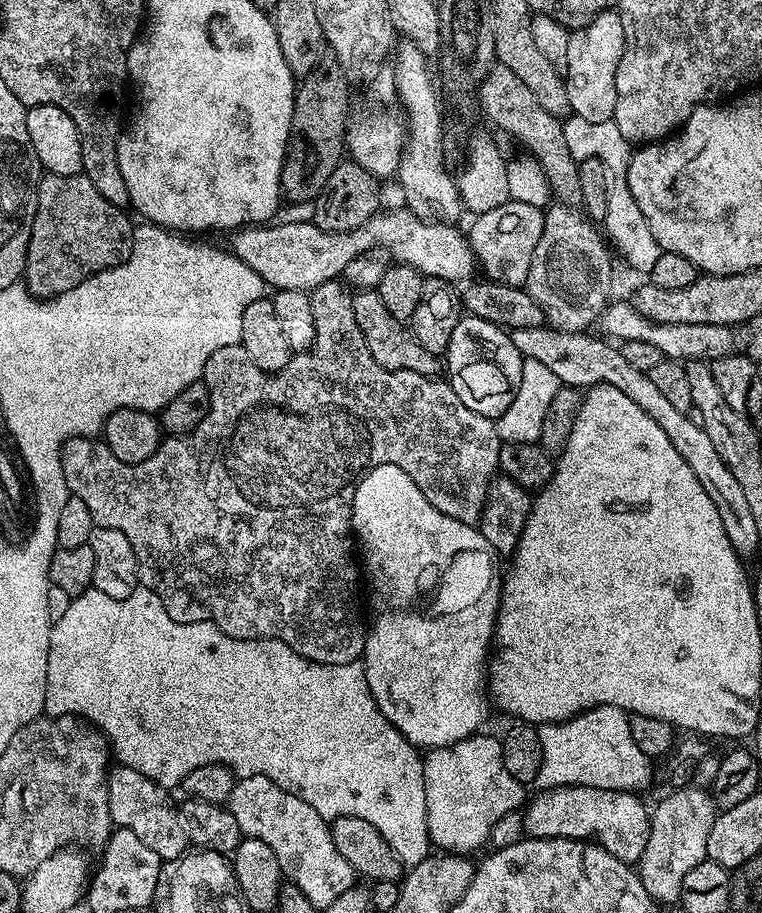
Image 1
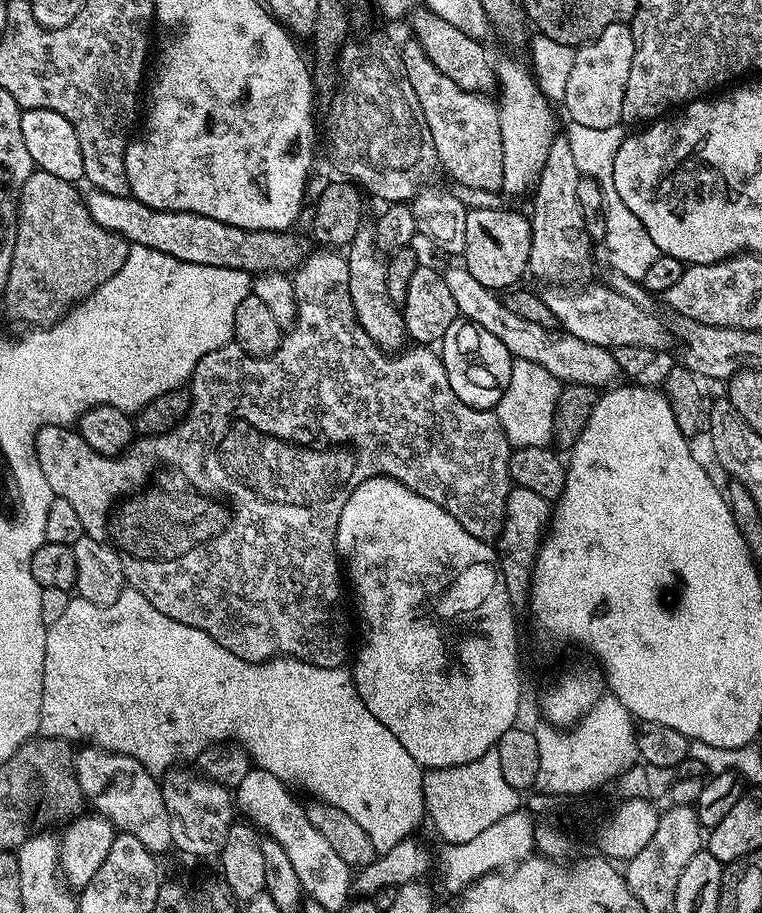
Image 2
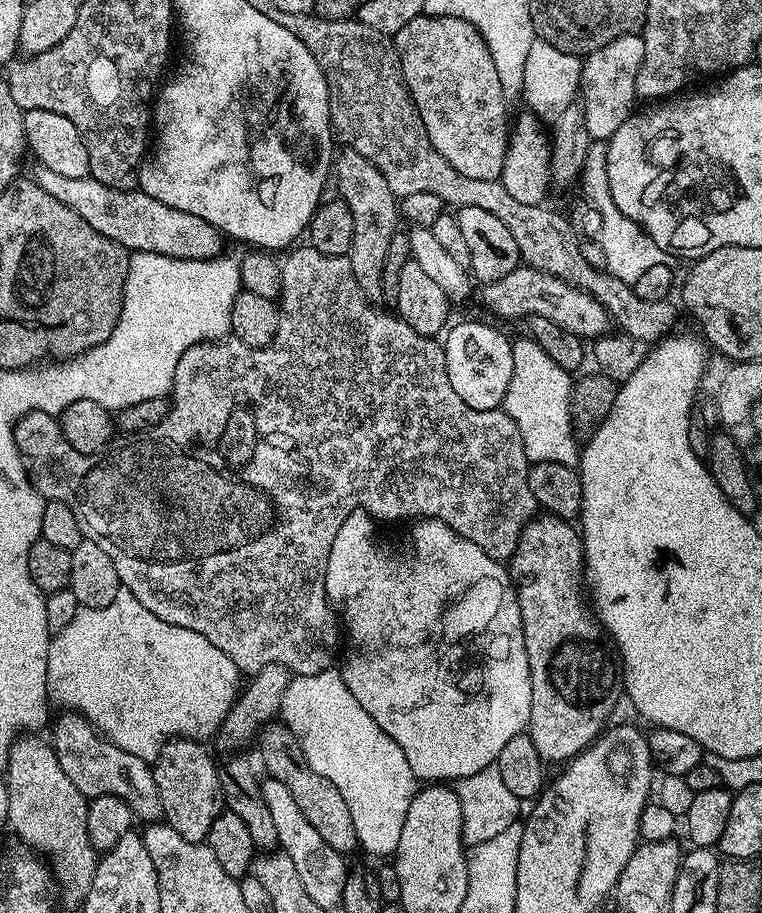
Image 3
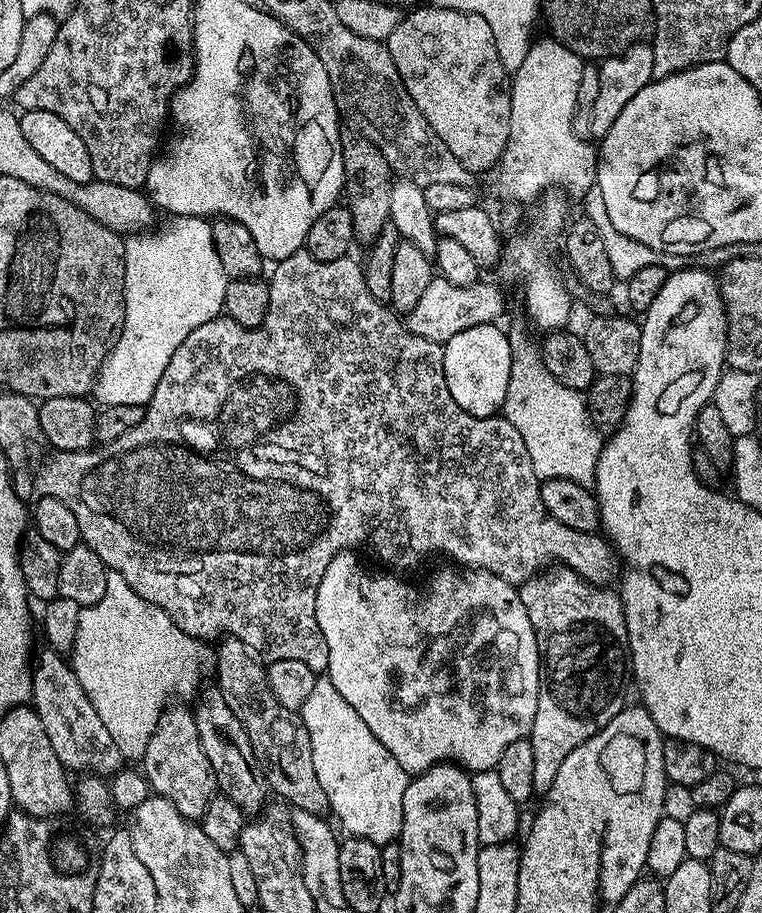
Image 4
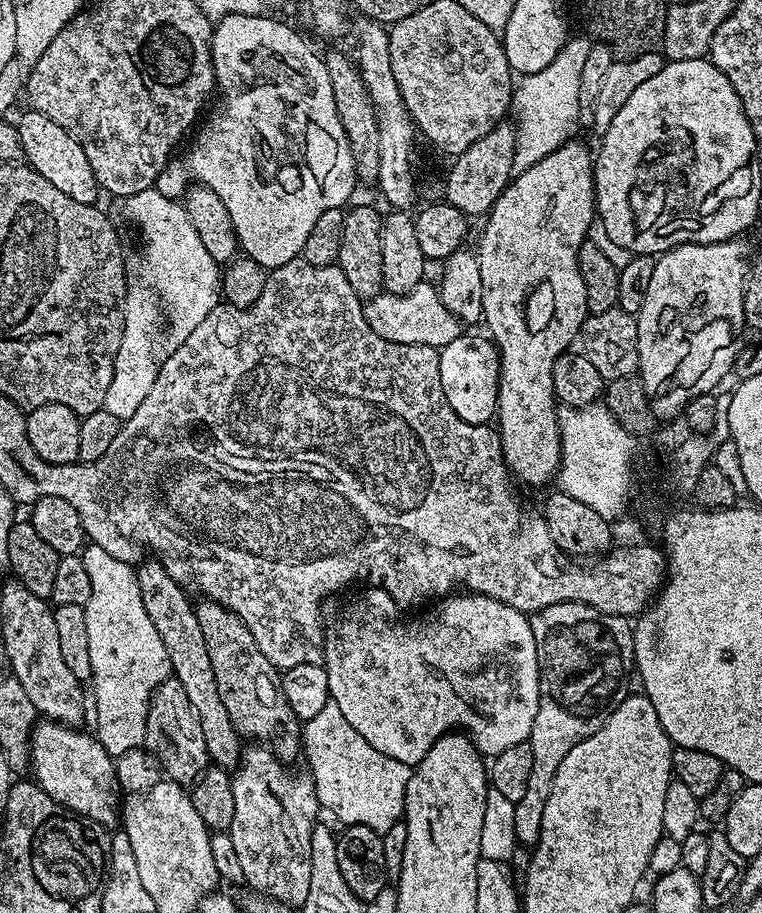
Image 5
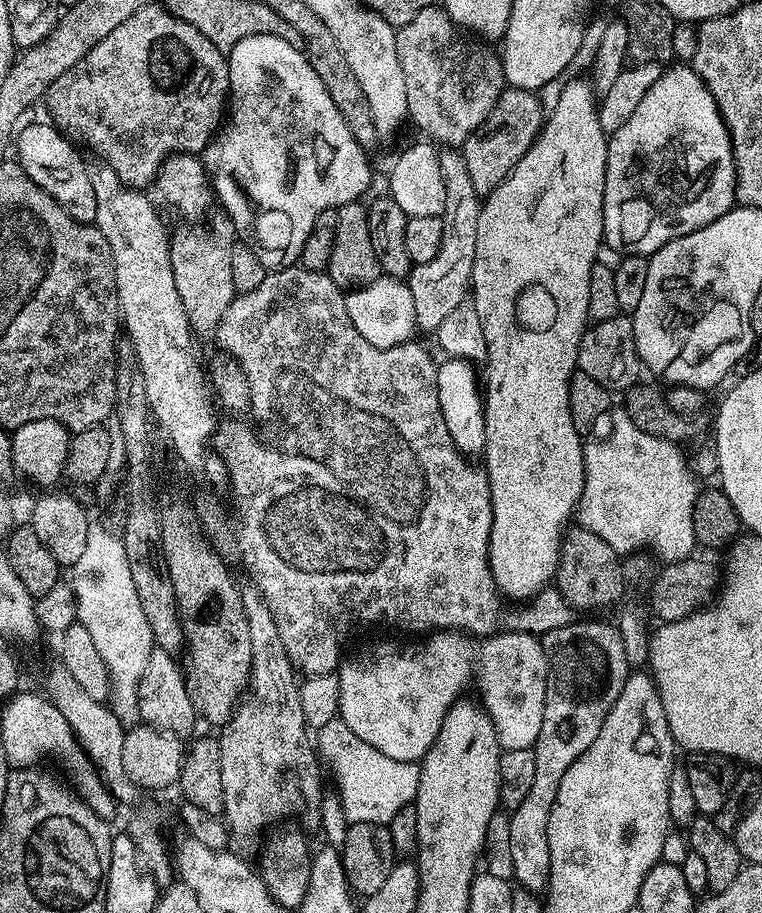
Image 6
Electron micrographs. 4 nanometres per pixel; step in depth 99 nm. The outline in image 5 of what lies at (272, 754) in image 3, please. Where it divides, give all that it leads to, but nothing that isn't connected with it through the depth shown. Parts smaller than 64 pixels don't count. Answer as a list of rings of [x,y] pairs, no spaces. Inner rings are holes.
[[[205,599],[204,604],[195,605],[198,626],[202,626],[202,638],[206,638],[206,654],[210,654],[210,666],[214,666],[214,679],[218,682],[218,694],[222,697],[222,703],[226,706],[226,714],[234,722],[237,732],[241,737],[250,739],[252,742],[263,742],[271,748],[272,753],[279,760],[292,762],[292,759],[302,752],[302,721],[294,714],[290,702],[284,697],[281,677],[278,669],[258,650],[258,642],[254,642],[254,634],[246,630],[246,622],[238,618],[238,614],[231,612],[216,604],[213,600]]]

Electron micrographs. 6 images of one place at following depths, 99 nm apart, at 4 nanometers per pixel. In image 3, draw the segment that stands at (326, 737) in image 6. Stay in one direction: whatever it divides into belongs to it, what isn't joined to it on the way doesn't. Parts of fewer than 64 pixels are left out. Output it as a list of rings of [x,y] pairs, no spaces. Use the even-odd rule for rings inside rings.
[[[329,670],[313,676],[289,679],[278,716],[292,731],[294,738],[298,738],[306,754],[306,762],[310,762],[314,771],[338,786],[338,794],[342,794],[350,810],[350,818],[354,818],[354,830],[360,848],[368,844],[368,788],[418,788],[414,770],[410,770],[410,762],[406,762],[406,754],[402,754],[402,746],[398,746],[394,738],[387,736],[378,722],[374,722],[374,718],[370,718],[370,714],[362,710],[362,706],[358,706],[358,698],[350,694],[339,671]]]

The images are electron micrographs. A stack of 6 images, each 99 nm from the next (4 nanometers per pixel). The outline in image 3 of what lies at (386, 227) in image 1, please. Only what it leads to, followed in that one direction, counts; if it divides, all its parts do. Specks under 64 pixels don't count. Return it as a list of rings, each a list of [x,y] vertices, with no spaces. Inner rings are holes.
[[[37,163],[35,167],[34,179],[42,190],[70,206],[70,210],[80,215],[89,226],[94,226],[98,234],[106,234],[106,238],[118,242],[129,253],[149,252],[179,260],[215,260],[221,255],[221,232],[210,222],[198,218],[198,214],[174,210],[174,206],[166,206],[166,202],[158,202],[158,198],[150,198],[150,194],[139,190],[106,186],[106,182],[98,182],[93,176],[66,178],[44,164]]]

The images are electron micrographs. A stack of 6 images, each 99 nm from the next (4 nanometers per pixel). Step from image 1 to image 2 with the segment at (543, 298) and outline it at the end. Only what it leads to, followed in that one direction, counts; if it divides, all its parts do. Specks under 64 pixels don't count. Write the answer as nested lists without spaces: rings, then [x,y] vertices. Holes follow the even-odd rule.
[[[556,135],[550,144],[545,165],[534,183],[532,196],[532,249],[528,272],[545,280],[548,286],[576,286],[592,264],[594,241],[584,225],[582,206],[578,206],[578,182],[582,179],[567,135]]]

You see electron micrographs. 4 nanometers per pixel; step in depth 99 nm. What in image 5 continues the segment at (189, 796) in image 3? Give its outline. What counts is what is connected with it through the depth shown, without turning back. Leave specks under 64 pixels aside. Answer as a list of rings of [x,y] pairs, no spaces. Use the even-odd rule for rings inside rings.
[[[175,678],[164,680],[150,698],[143,747],[155,756],[160,763],[161,773],[167,779],[183,786],[195,784],[210,767],[202,726],[198,726],[198,714],[194,714],[194,706],[190,706],[190,698],[186,698],[182,682]]]

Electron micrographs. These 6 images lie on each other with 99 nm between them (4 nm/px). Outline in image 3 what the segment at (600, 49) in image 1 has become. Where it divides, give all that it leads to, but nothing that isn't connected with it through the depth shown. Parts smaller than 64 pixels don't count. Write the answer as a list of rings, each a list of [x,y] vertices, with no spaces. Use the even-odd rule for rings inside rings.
[[[640,34],[614,38],[614,42],[606,42],[606,46],[602,46],[602,50],[594,50],[588,56],[583,57],[580,65],[578,103],[584,109],[584,121],[586,122],[589,141],[608,141],[614,134],[614,130],[618,130],[618,126],[622,126],[622,122],[626,122],[626,118],[632,115],[634,111],[634,105],[632,103],[637,103],[638,100],[636,79],[638,78],[638,70],[642,66],[643,57],[644,38]]]

